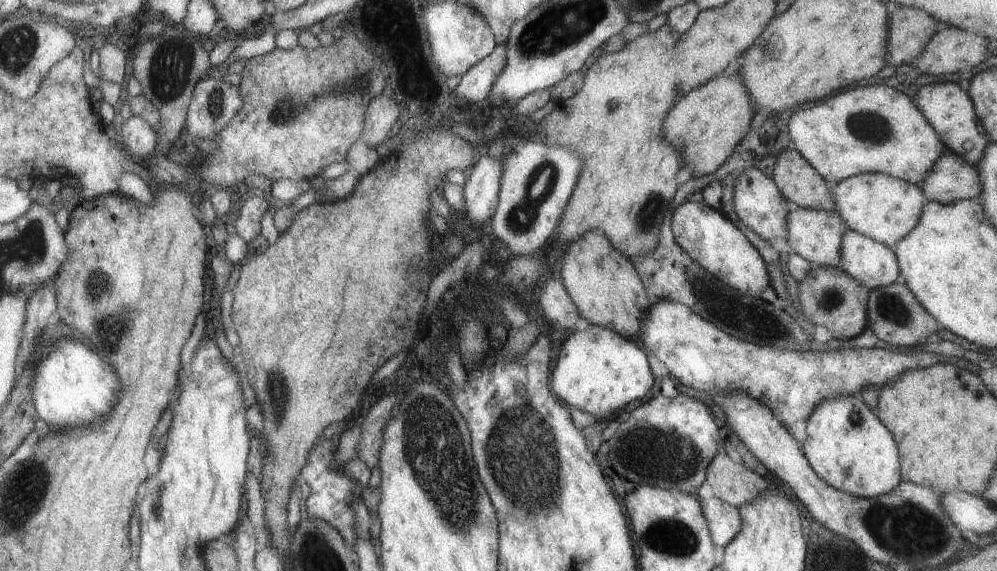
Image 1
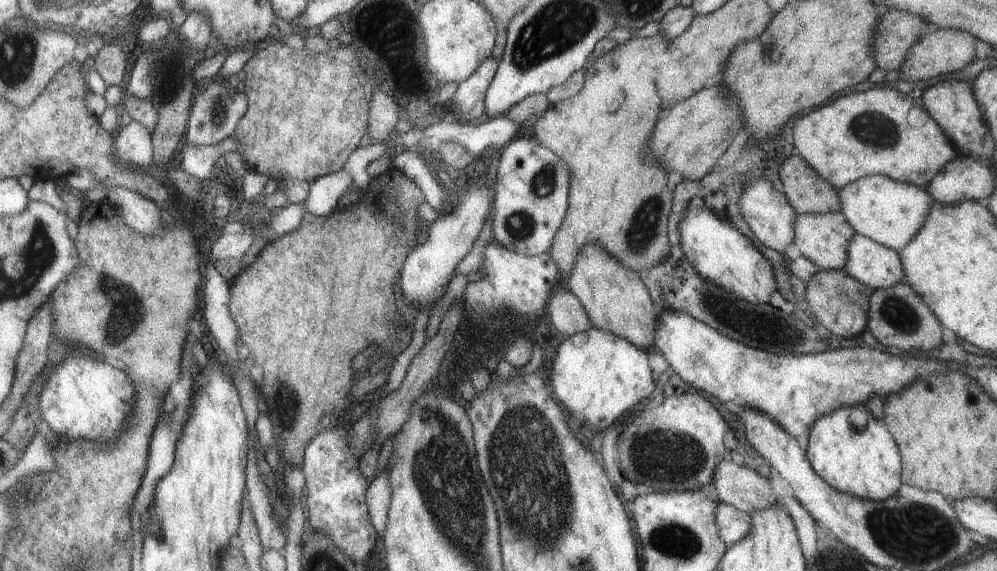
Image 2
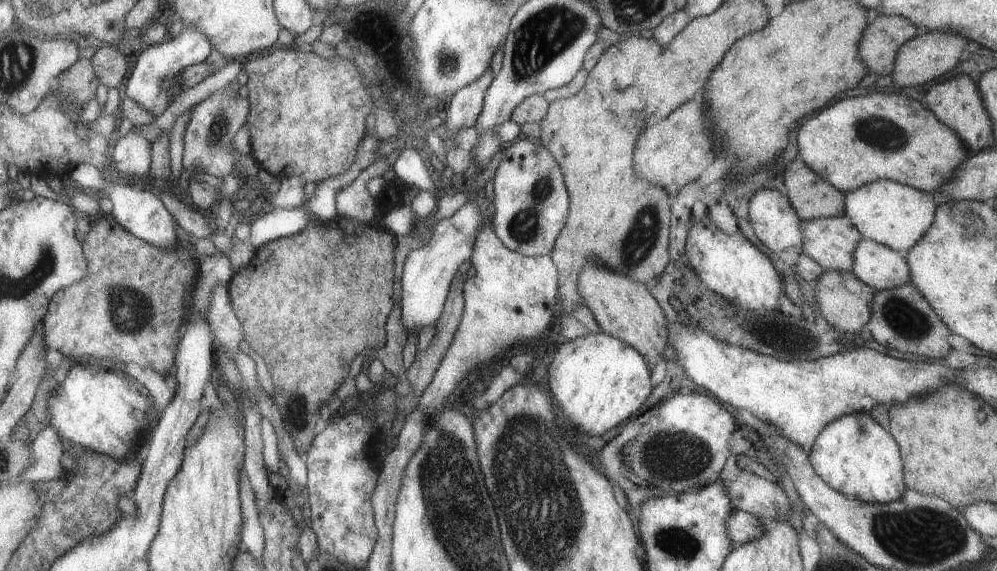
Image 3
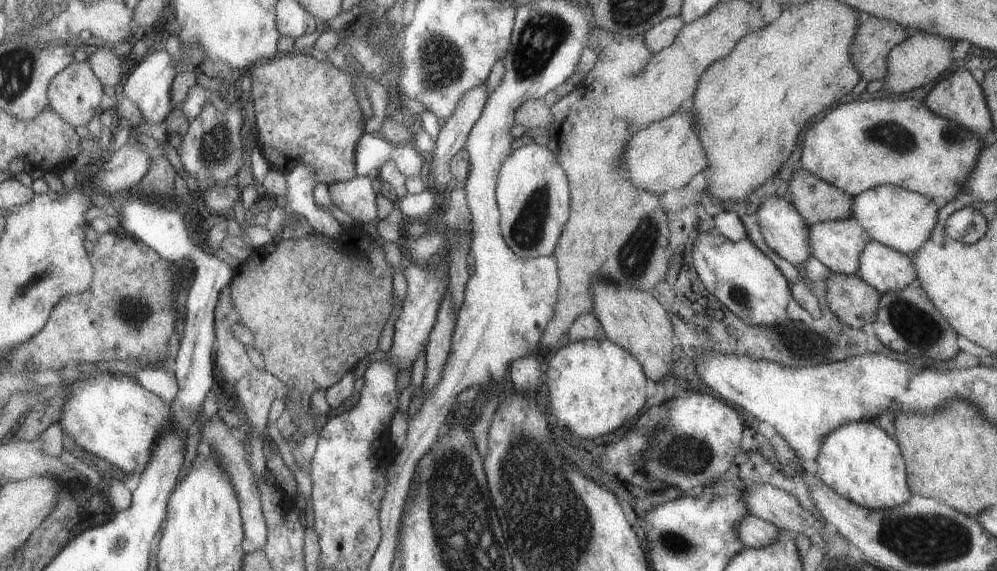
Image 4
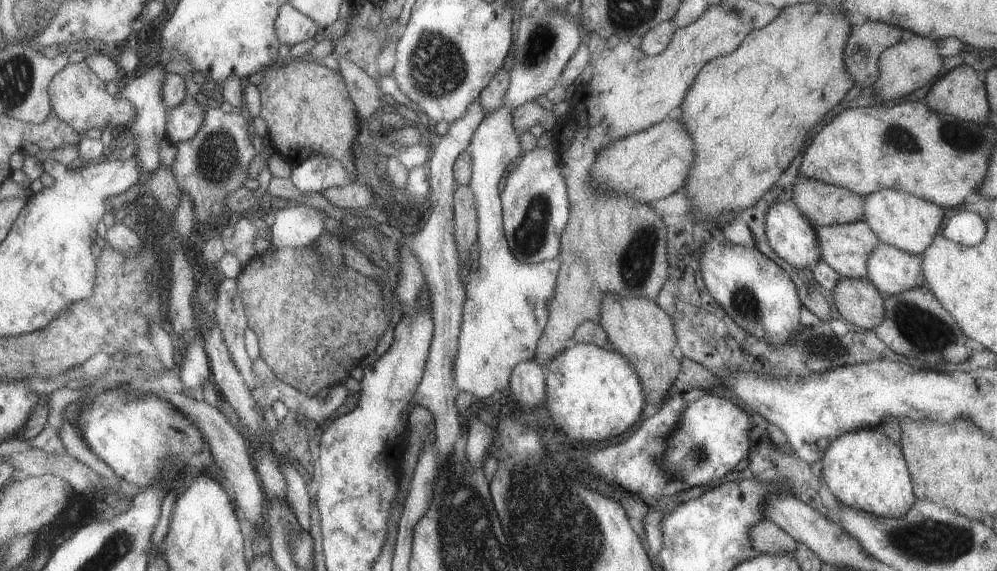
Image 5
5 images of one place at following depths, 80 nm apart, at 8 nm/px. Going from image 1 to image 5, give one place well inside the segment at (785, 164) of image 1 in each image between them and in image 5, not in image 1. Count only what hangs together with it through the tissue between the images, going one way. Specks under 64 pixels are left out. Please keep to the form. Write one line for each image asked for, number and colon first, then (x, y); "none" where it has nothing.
2: (806, 191)
3: (811, 197)
4: (816, 201)
5: (823, 204)

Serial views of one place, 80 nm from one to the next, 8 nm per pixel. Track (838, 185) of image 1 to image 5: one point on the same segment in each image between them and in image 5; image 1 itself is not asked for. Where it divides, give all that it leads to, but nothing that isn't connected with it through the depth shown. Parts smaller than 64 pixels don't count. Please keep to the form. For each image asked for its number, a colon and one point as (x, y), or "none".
2: (889, 212)
3: (897, 216)
4: (891, 215)
5: (909, 223)

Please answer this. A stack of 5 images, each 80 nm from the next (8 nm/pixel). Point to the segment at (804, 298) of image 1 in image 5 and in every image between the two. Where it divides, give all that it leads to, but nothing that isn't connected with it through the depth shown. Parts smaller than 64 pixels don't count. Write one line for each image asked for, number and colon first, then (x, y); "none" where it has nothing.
2: (839, 302)
3: (844, 301)
4: (853, 302)
5: (857, 300)

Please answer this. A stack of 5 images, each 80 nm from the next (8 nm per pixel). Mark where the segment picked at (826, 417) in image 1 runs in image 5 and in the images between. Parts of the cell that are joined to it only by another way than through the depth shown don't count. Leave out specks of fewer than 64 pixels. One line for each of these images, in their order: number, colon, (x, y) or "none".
2: (852, 451)
3: (855, 456)
4: (859, 461)
5: (865, 471)

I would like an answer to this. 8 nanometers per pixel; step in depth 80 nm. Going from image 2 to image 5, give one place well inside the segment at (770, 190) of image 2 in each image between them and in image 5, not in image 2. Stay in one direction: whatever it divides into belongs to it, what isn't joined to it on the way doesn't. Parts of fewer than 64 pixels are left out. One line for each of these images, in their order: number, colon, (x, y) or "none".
3: (775, 223)
4: (783, 229)
5: (789, 233)

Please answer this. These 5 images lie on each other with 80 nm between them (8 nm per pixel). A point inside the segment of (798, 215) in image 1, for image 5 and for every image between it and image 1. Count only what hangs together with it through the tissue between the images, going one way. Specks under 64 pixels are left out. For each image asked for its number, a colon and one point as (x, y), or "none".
2: (822, 238)
3: (830, 241)
4: (837, 244)
5: (845, 248)

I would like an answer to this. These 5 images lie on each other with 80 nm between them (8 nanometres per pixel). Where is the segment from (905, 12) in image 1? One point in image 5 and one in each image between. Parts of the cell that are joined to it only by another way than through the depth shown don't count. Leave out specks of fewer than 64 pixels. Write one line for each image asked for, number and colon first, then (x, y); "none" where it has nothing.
2: (895, 32)
3: (876, 48)
4: (873, 39)
5: (864, 45)

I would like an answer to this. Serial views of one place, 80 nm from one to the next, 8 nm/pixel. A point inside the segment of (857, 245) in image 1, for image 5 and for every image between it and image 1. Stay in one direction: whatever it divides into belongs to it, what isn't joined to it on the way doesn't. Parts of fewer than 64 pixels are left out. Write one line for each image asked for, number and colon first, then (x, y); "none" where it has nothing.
2: (867, 261)
3: (880, 267)
4: (884, 268)
5: (892, 271)

